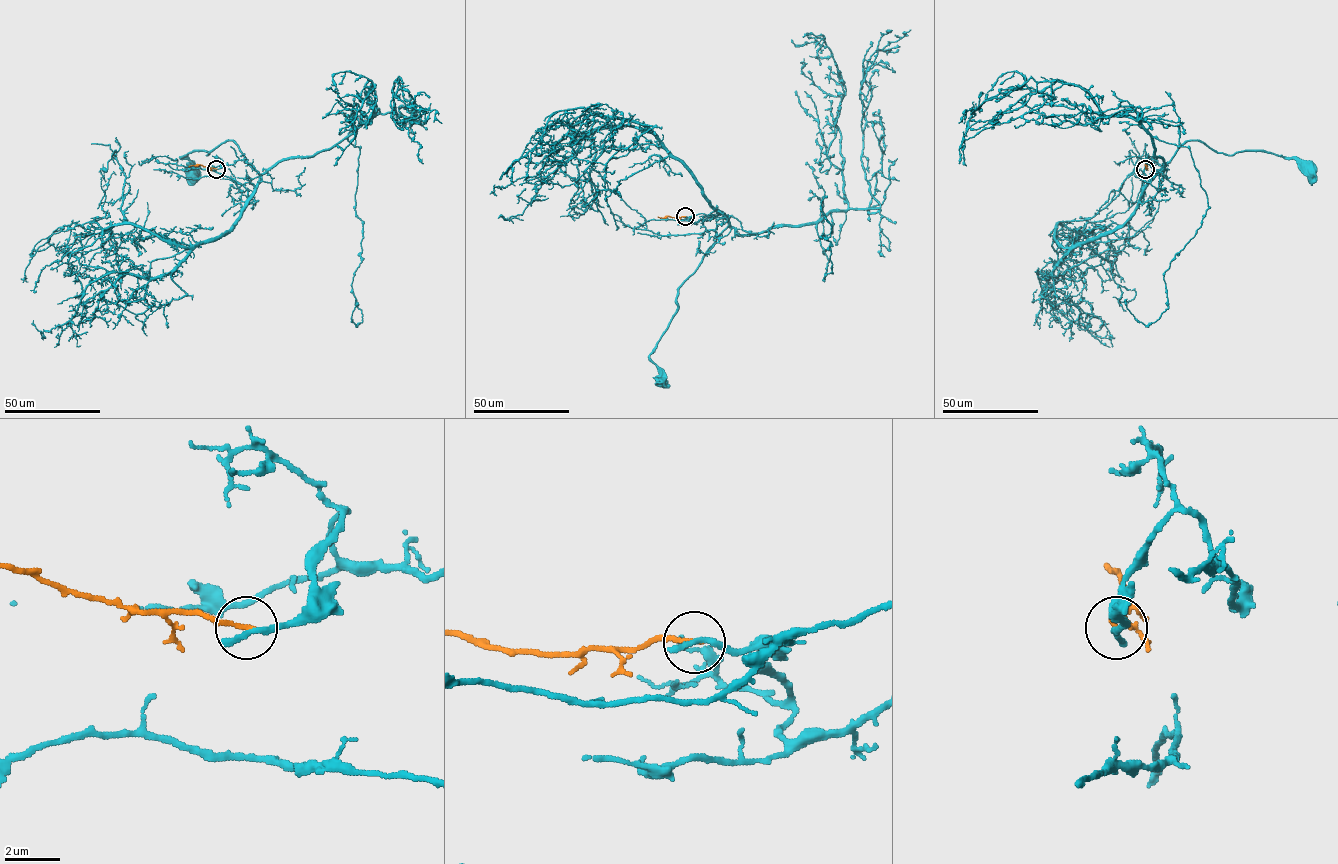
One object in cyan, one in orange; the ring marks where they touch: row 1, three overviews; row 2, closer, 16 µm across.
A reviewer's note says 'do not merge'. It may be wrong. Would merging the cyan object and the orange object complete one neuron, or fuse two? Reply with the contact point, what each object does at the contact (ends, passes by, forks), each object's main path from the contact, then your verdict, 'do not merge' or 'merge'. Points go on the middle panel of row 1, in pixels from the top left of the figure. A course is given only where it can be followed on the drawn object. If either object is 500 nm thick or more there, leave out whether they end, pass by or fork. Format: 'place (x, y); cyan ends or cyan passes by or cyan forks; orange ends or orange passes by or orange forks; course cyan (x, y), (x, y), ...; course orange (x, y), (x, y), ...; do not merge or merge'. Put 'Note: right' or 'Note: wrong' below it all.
place (685, 216); cyan ends; orange ends; course cyan (685, 216), (694, 223), (731, 216), (728, 226), (678, 289), (676, 312), (649, 355), (660, 369), (661, 382); course orange (685, 216), (658, 217); do not merge
Note: right

